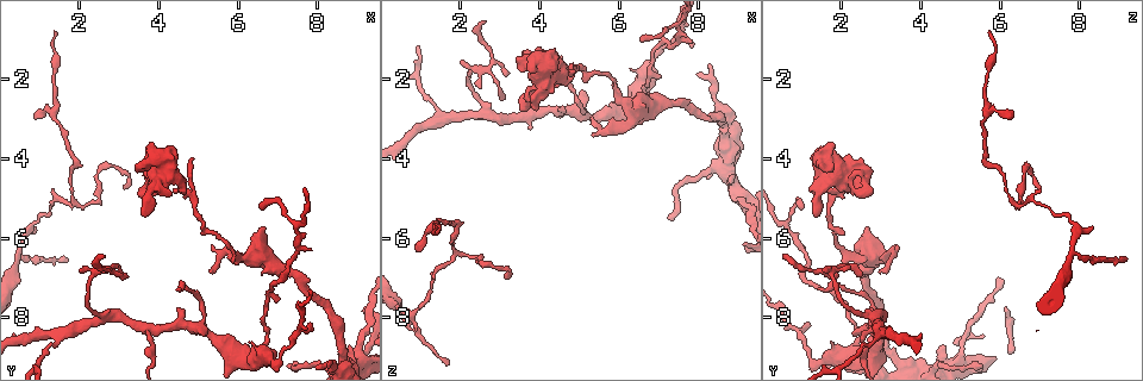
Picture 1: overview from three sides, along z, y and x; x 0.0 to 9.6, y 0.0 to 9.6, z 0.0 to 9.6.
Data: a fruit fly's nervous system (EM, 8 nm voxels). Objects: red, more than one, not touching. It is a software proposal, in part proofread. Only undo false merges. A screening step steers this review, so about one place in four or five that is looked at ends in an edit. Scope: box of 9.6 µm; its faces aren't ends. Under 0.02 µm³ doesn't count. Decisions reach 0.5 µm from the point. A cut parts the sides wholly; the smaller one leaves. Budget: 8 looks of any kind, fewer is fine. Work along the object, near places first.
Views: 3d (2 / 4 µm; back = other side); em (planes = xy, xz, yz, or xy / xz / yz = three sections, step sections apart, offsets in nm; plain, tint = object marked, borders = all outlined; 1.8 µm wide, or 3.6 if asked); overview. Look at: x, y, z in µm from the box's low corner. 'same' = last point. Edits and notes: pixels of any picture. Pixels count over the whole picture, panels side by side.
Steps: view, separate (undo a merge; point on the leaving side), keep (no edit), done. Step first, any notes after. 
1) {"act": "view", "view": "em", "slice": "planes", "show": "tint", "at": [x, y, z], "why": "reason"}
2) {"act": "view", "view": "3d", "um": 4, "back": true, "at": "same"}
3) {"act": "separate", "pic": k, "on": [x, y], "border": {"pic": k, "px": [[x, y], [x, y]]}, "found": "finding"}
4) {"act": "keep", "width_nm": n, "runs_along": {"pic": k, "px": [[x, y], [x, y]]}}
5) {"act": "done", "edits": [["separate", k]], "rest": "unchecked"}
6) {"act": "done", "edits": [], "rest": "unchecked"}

{"act": "view", "view": "em", "um": 3.6, "slice": "planes", "show": "tint", "at": [6.35, 6.50, 2.95], "why": "thick turns thin"}

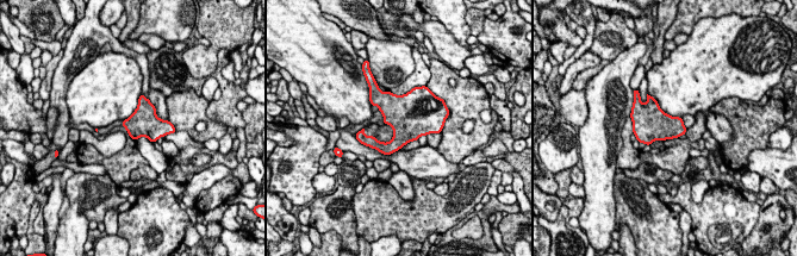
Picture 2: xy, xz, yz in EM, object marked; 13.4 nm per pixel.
{"act": "keep", "found": "continuous, no second neuron"}

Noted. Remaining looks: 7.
{"act": "view", "view": "em", "slice": "planes", "show": "tint", "at": [4.75, 4.85, 1.90], "why": "sudden change in width"}

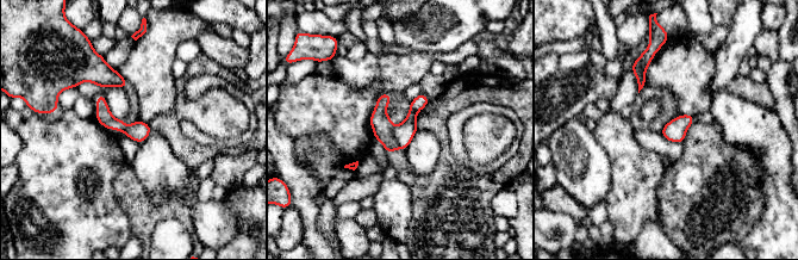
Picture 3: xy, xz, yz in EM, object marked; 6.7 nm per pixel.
{"act": "separate", "pic": 3, "on": [381, 124], "border": {"pic": 3, "px": [[392, 128], [392, 135], [399, 147]]}, "found": "a second neuron is stuck on"}

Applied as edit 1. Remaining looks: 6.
{"act": "view", "view": "em", "slice": "planes", "show": "tint", "at": [1.85, 5.20, 6.40]}

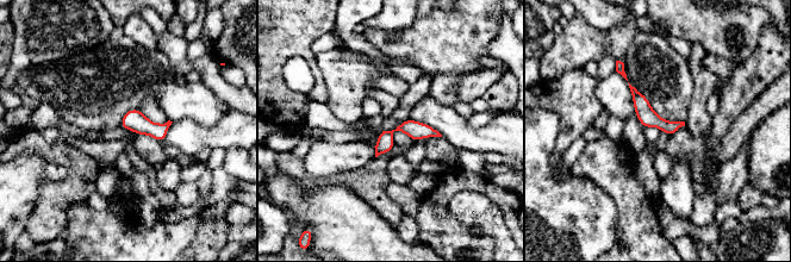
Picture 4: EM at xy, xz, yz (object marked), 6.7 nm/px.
{"act": "keep", "runs_along": {"pic": 4, "px": [[435, 133], [396, 129], [378, 151]]}, "found": "one neuron here"}

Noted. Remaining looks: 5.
{"act": "done", "edits": [["separate", 3]], "rest": "unchecked"}

